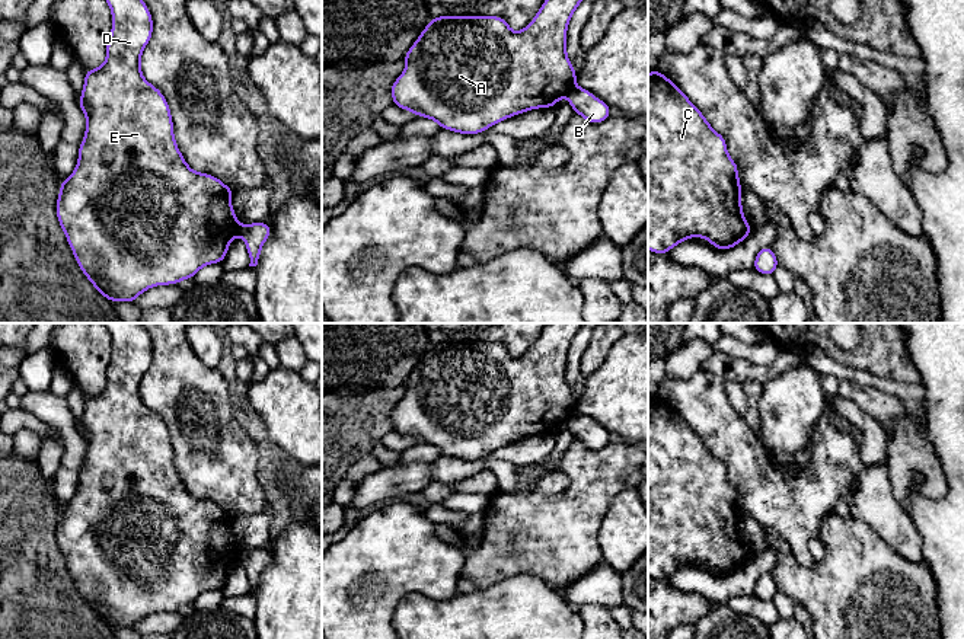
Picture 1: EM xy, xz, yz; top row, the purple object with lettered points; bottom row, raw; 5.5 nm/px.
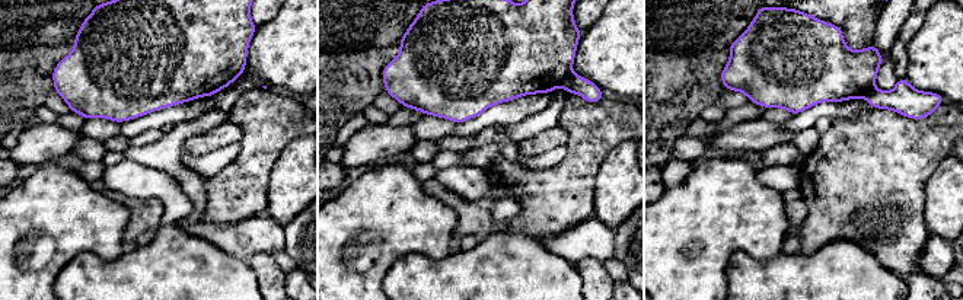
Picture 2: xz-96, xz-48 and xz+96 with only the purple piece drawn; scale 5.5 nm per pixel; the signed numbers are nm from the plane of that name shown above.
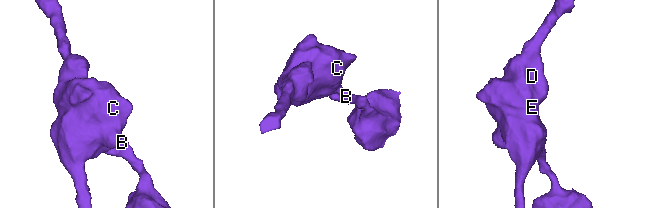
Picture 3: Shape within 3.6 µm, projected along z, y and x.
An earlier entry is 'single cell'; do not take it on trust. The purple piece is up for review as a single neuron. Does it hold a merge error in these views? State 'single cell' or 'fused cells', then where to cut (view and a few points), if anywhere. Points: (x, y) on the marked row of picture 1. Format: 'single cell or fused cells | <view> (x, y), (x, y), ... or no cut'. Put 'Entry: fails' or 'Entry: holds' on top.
Entry: fails
fused cells | xz (575, 86), (567, 96)

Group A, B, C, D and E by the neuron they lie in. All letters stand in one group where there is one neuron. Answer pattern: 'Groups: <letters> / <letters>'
Groups: A C D E / B

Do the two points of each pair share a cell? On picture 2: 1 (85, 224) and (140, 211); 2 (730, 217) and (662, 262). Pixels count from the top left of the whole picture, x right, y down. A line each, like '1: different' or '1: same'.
1: different
2: same

